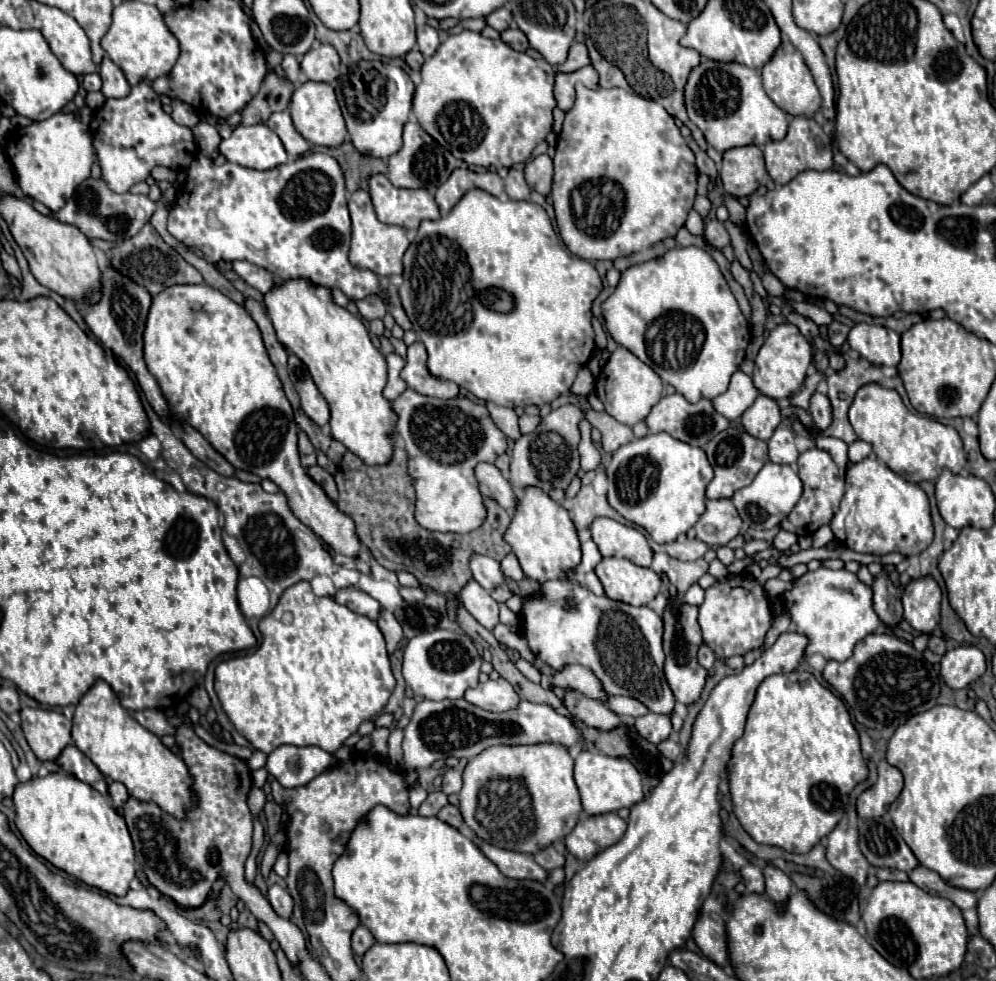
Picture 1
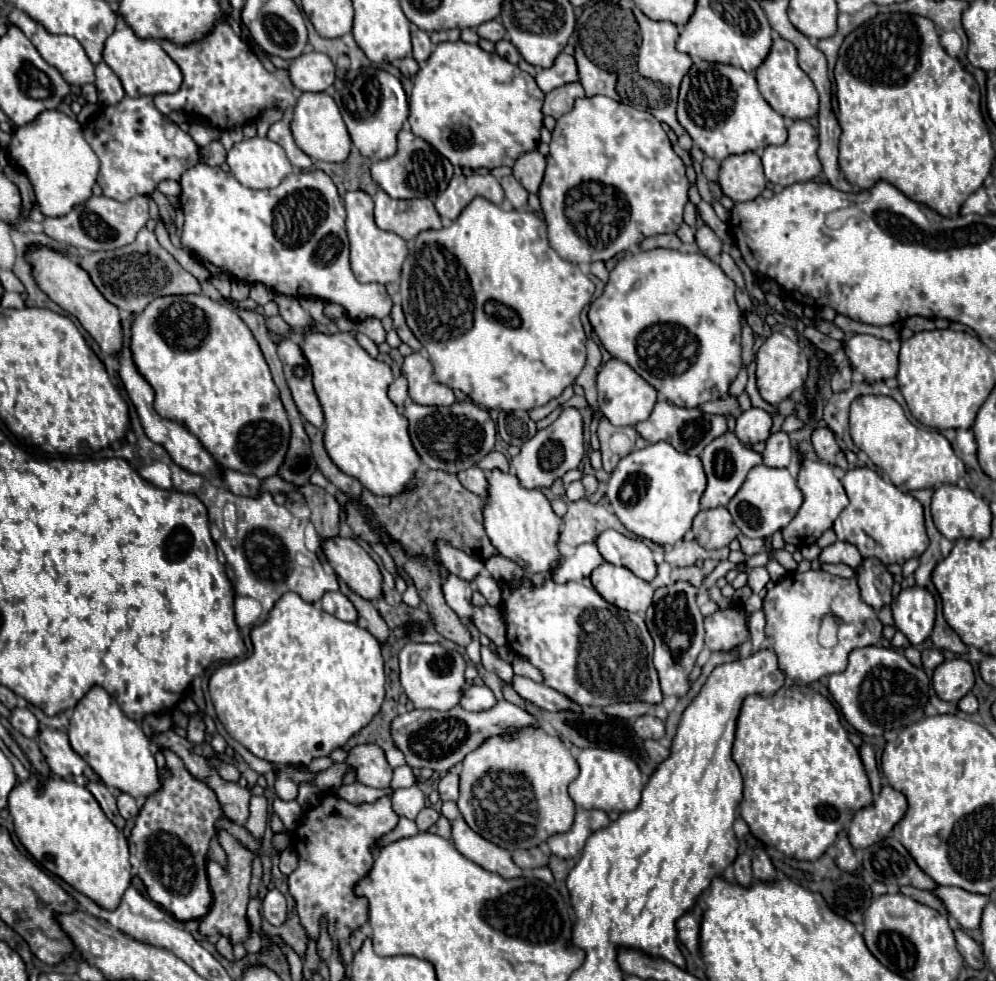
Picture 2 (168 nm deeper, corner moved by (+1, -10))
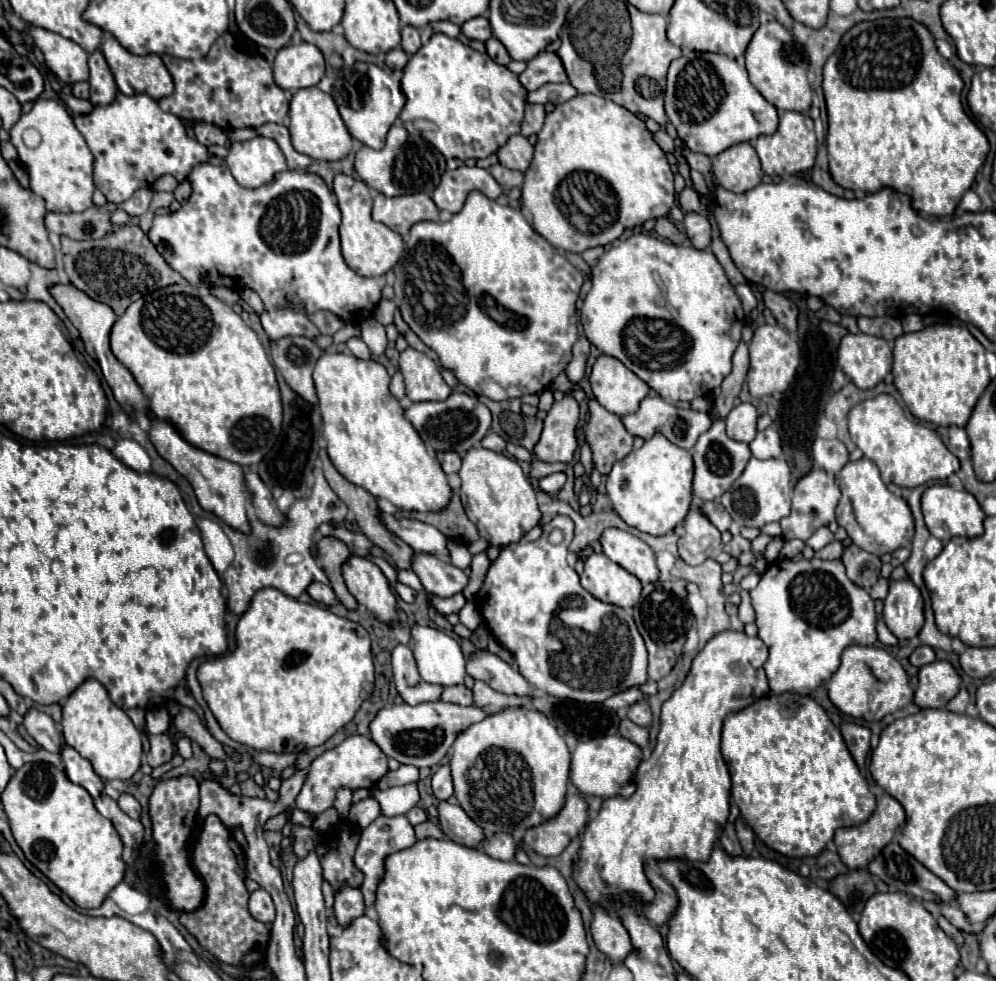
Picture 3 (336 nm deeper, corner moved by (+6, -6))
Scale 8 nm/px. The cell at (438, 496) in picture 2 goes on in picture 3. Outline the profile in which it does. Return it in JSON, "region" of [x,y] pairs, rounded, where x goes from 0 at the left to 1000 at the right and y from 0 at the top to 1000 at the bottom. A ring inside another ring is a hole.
{"region":[[[455,499],[455,506],[451,514],[443,522],[407,522],[399,520],[397,528],[417,528],[423,532],[429,532],[443,540],[449,546],[481,546],[479,536],[469,528],[465,514],[461,510],[459,499]]]}

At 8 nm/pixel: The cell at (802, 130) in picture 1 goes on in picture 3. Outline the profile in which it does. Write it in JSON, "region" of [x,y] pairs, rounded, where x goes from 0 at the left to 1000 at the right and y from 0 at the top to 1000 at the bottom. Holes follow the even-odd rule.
{"region":[[[786,114],[782,120],[782,130],[774,139],[762,139],[758,143],[758,155],[764,163],[766,175],[772,179],[788,179],[808,175],[818,167],[820,141],[816,133],[816,122],[804,114]]]}

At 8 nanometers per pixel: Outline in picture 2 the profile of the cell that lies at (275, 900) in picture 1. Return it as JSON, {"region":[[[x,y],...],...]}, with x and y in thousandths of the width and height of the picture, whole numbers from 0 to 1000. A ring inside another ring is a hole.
{"region":[[[269,907],[269,911],[265,913],[263,934],[275,944],[285,942],[285,938],[287,938],[287,917],[279,907]]]}

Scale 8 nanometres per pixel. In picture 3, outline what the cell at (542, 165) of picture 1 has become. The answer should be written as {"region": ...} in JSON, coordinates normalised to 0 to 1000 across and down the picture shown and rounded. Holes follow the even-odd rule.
{"region":[[[523,137],[513,139],[511,145],[499,155],[501,165],[513,173],[521,173],[521,175],[529,175],[533,163],[535,163],[535,149],[531,147],[531,143]]]}

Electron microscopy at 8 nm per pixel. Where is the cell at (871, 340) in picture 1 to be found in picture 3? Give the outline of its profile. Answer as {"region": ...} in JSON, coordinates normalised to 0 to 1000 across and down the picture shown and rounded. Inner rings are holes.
{"region":[[[848,340],[842,359],[842,373],[858,393],[870,398],[881,393],[893,379],[897,357],[889,345],[872,340]]]}

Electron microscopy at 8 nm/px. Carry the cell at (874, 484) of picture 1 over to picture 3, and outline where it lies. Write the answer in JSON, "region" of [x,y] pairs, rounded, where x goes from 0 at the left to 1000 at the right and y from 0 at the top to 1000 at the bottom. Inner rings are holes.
{"region":[[[872,469],[850,471],[842,481],[844,510],[840,514],[840,534],[846,536],[856,555],[874,565],[897,565],[901,559],[913,559],[917,552],[917,524],[905,506],[899,506],[885,489],[883,477]]]}

